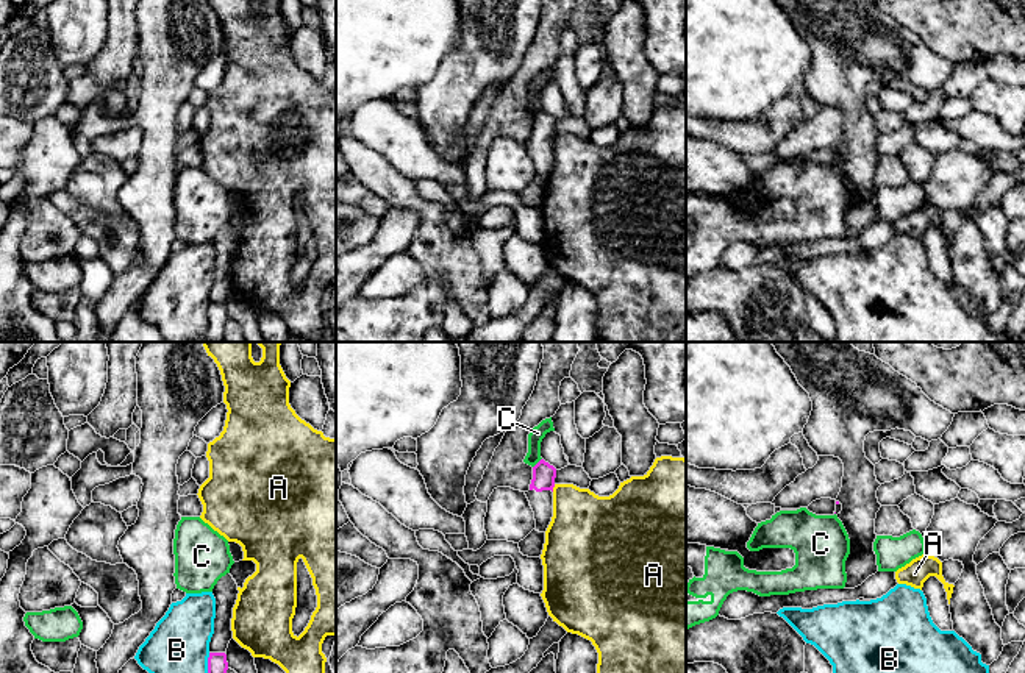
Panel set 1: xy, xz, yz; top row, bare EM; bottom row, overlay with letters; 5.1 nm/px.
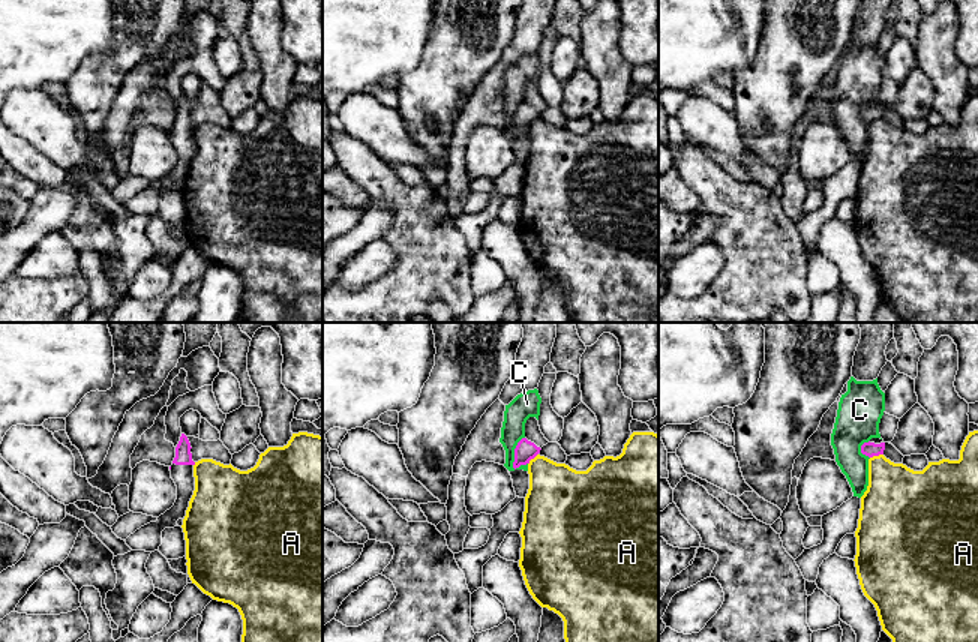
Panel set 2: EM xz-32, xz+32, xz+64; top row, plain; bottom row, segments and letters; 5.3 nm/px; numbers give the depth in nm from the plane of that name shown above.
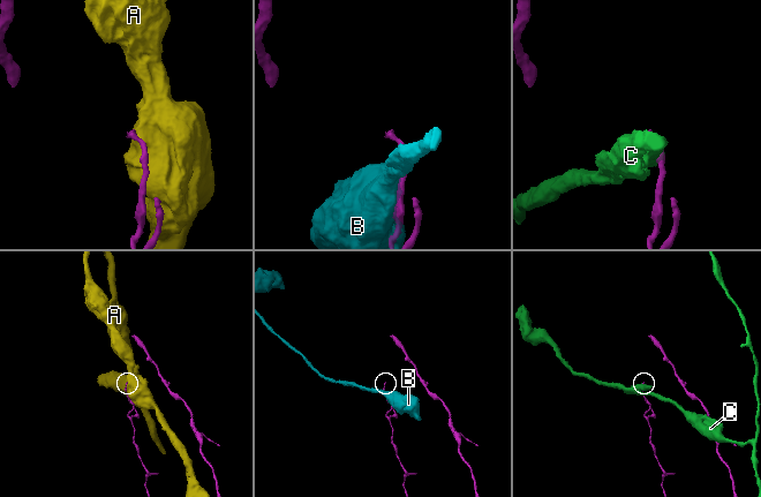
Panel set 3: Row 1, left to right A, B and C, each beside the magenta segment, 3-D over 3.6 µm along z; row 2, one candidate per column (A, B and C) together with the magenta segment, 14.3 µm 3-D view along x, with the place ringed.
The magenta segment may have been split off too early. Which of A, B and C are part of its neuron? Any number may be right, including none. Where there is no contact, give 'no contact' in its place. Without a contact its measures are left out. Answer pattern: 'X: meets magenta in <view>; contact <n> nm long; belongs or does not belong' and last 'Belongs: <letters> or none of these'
A: meets magenta in xz; contact 40 nm long; does not belong
B: meets magenta in xy; contact 160 nm long; does not belong
C: meets magenta in xz; contact 70 nm long; does not belong
Belongs: none of these

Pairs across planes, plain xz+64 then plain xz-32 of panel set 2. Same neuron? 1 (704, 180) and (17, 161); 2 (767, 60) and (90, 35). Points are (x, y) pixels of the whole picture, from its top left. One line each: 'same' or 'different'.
1: same
2: different

